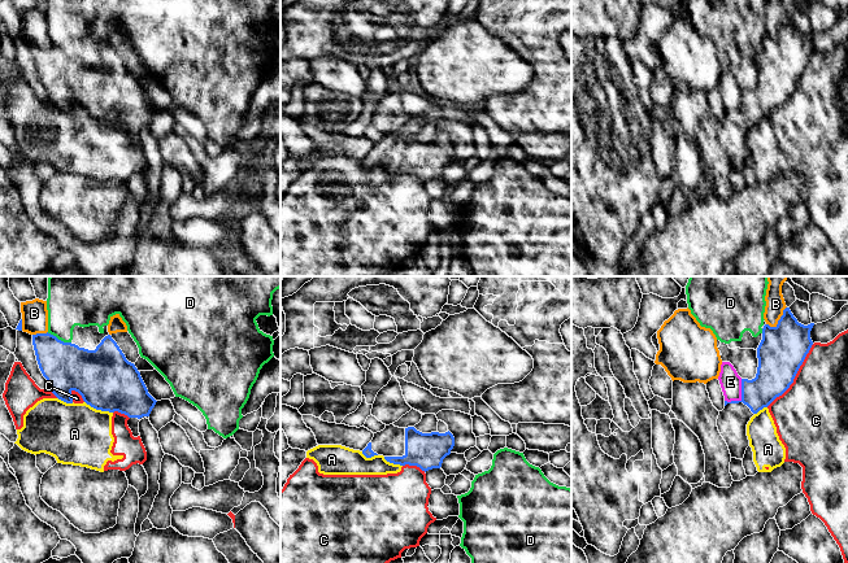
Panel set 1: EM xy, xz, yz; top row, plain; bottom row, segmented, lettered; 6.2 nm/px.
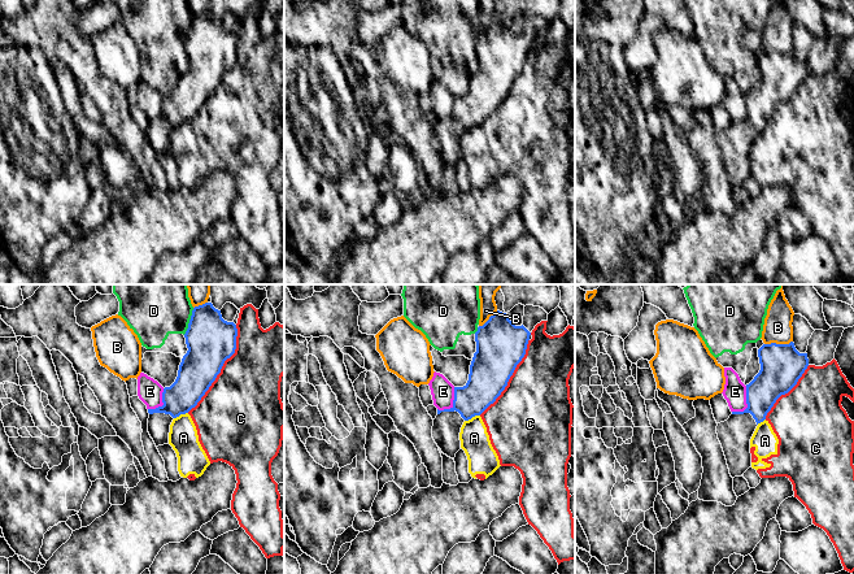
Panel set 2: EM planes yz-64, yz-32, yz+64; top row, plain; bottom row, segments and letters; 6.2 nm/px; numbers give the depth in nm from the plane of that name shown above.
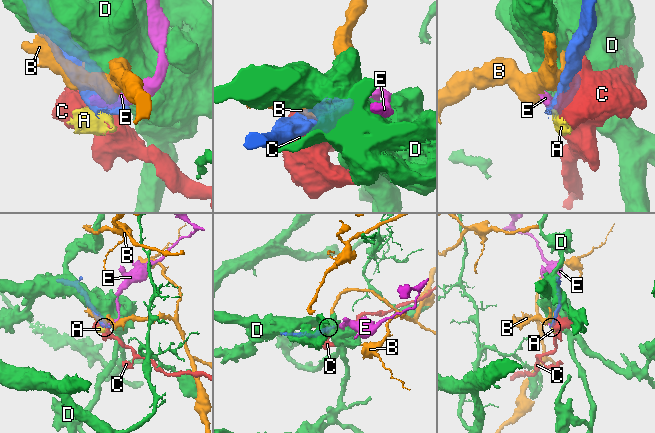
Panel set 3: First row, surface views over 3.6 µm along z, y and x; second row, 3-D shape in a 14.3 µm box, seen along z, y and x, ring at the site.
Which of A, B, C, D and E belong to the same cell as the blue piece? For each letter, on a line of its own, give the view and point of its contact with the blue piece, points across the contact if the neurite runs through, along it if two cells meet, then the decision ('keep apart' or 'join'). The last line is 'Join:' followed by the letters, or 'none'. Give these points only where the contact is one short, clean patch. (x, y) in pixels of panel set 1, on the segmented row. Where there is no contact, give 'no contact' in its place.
A: meets blue in xy at (99, 409); border along xy (85, 401), (96, 409), (112, 413); keep apart
B: meets blue in yz at (778, 321); keep apart
C: meets blue in yz at (795, 375); keep apart
D: meets blue in xy at (57, 339); keep apart
E: meets blue in yz at (742, 397); keep apart
Join: none

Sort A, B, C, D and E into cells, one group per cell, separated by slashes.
A C / B / D / E

